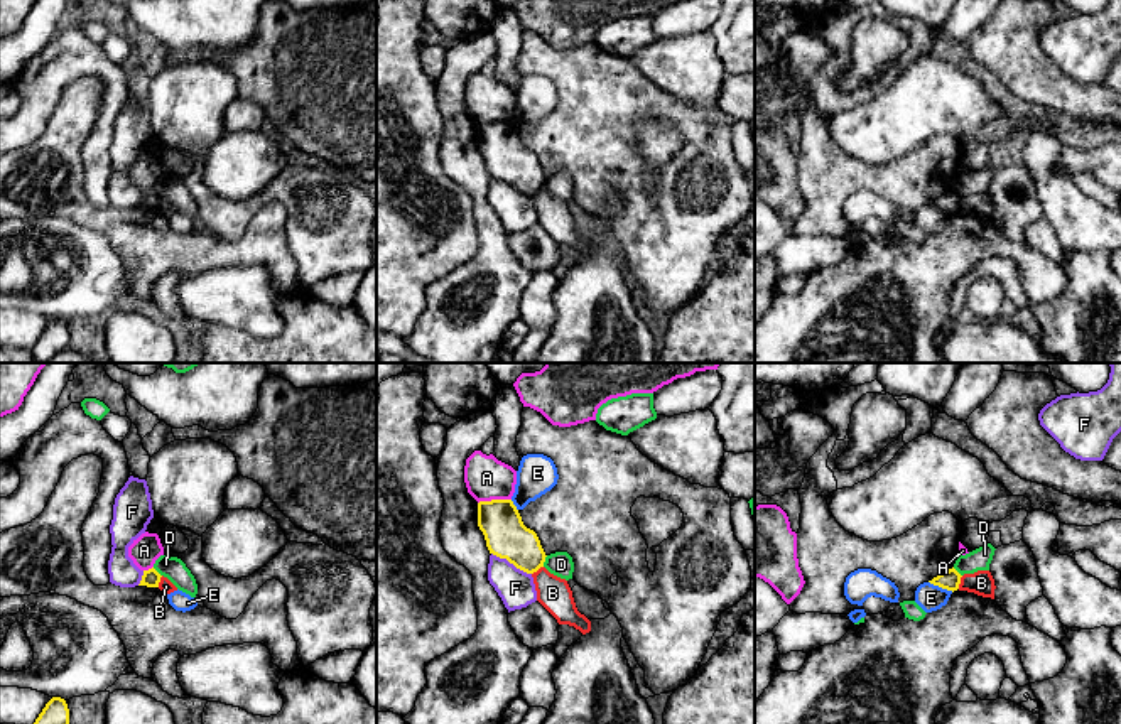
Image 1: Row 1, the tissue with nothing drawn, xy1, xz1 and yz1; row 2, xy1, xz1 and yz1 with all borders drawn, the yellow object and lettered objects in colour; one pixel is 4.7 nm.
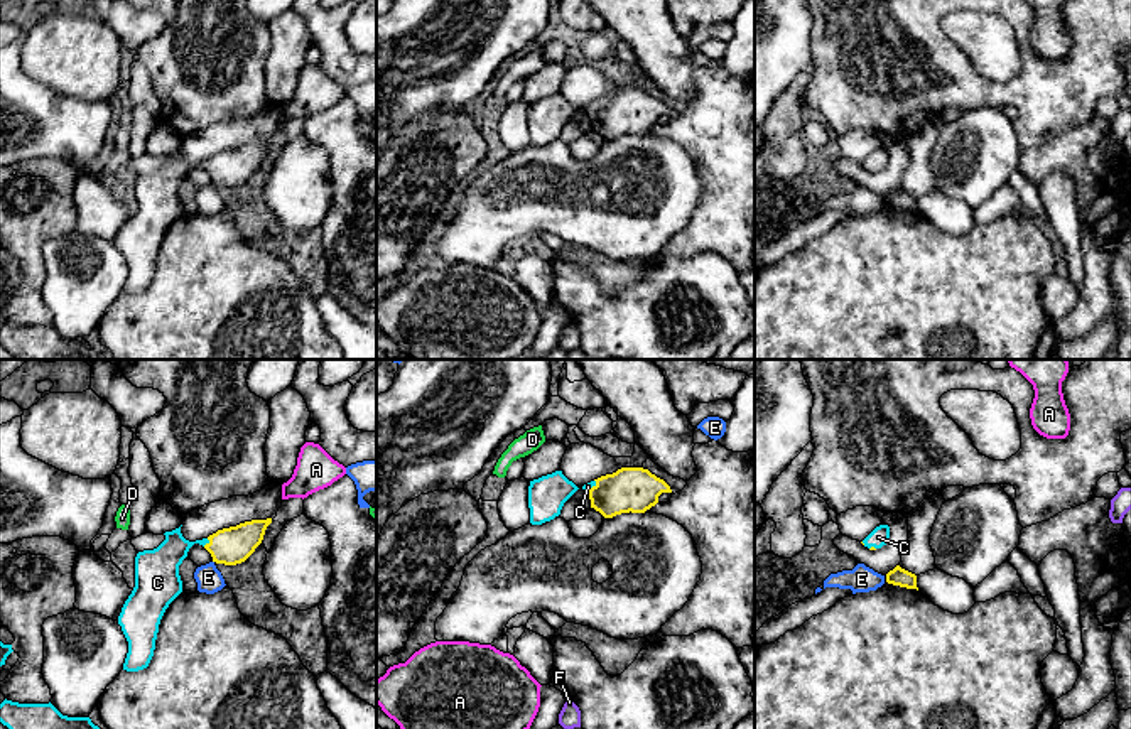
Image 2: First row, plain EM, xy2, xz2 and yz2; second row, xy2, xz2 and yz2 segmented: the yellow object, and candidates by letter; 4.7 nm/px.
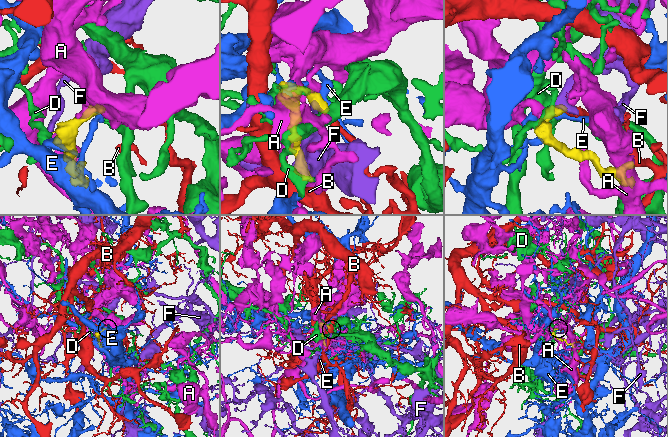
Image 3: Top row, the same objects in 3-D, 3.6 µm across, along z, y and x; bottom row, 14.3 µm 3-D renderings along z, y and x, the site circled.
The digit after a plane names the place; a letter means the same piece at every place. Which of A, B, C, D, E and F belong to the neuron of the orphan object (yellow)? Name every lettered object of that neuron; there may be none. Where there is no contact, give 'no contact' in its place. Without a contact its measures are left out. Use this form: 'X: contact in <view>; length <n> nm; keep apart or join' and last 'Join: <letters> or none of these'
A: contact in xz1; length 160 nm; keep apart
B: contact in yz1; length 70 nm; keep apart
C: contact in xy2; length 50 nm; join
D: contact in xz1; length 60 nm; keep apart
E: contact in yz1; length 130 nm; keep apart
F: contact in xz1; length 220 nm; keep apart
Join: C

